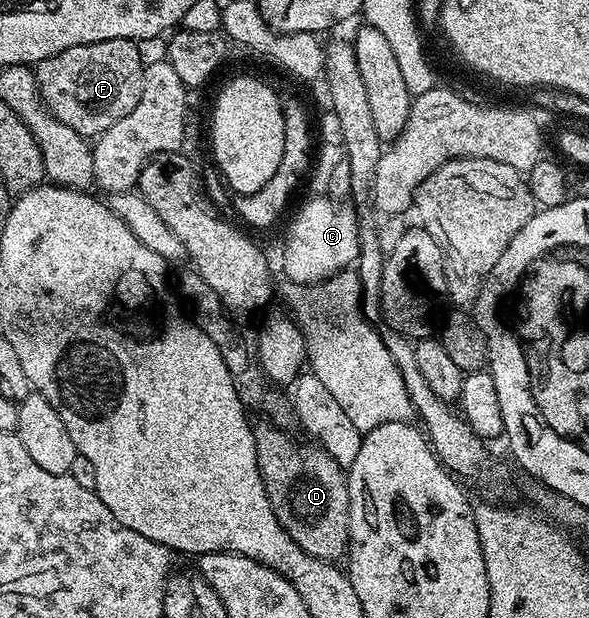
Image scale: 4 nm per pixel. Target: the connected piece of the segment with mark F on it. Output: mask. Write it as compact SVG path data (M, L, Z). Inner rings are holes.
M131 38L102 40L66 48L66 52L58 52L34 66L44 107L59 122L66 124L66 128L74 128L74 132L89 140L106 132L110 124L122 120L122 116L138 104L138 96L142 96L144 68L136 42Z

